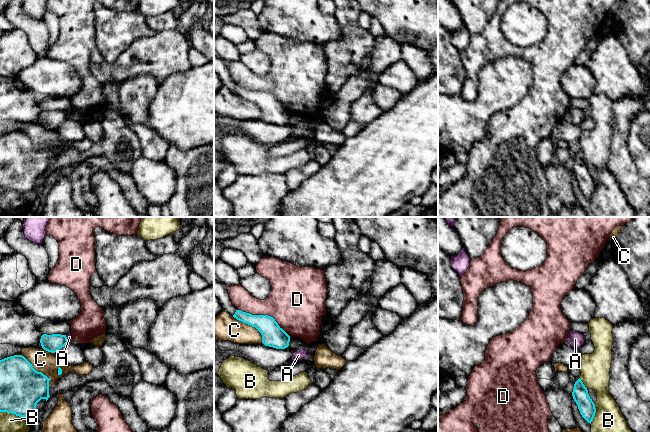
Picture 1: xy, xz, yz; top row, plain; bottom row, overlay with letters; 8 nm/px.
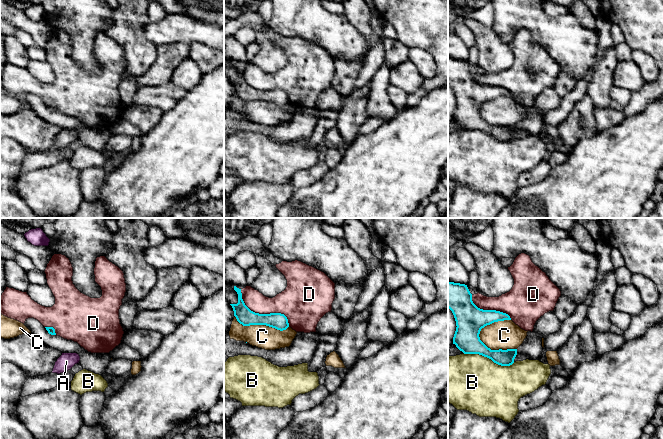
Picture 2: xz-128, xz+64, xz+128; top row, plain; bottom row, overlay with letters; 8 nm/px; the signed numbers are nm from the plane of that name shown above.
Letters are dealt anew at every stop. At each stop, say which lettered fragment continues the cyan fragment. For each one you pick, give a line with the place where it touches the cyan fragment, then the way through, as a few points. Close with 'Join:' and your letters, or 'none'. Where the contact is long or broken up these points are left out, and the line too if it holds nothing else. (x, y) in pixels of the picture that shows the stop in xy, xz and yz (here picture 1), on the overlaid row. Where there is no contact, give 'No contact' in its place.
Join: none

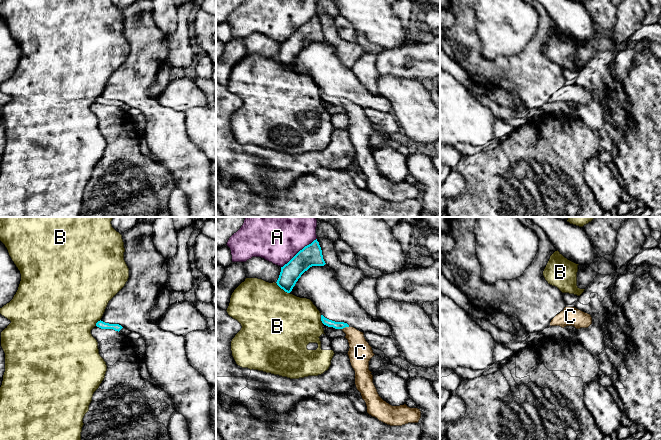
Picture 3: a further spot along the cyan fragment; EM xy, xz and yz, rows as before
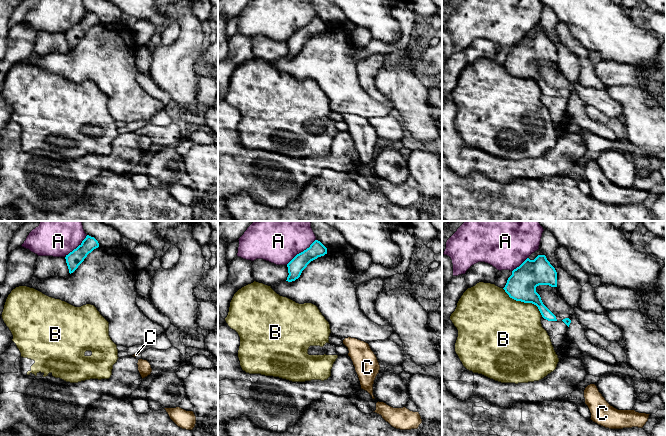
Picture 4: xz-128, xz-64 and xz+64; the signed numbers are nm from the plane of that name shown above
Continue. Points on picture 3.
C: Touches cyan at xz (345, 326). Path across: xz (337, 325), (345, 326), (355, 337), (360, 352)
Join: C

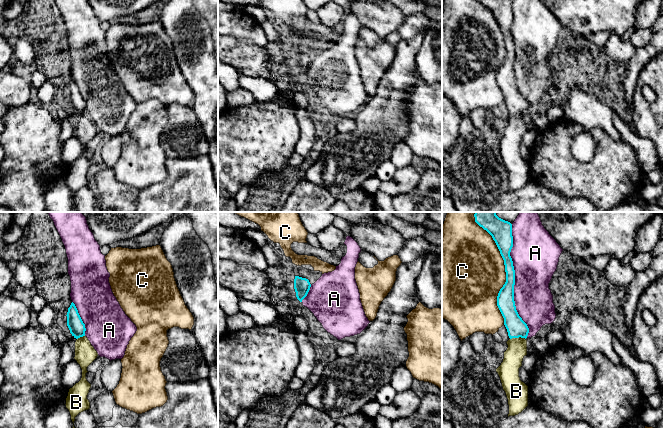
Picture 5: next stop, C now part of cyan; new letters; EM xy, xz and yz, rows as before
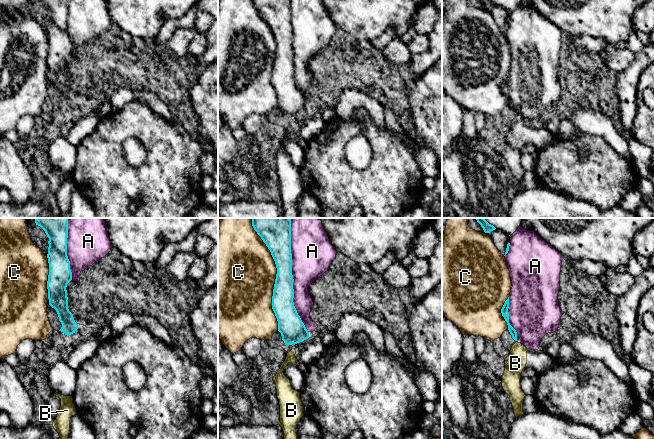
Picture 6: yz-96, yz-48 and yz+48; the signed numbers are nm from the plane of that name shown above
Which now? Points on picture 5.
B: Touches cyan at yz (517, 337). Path across: yz (516, 327), (517, 337), (517, 347)
Join: B

